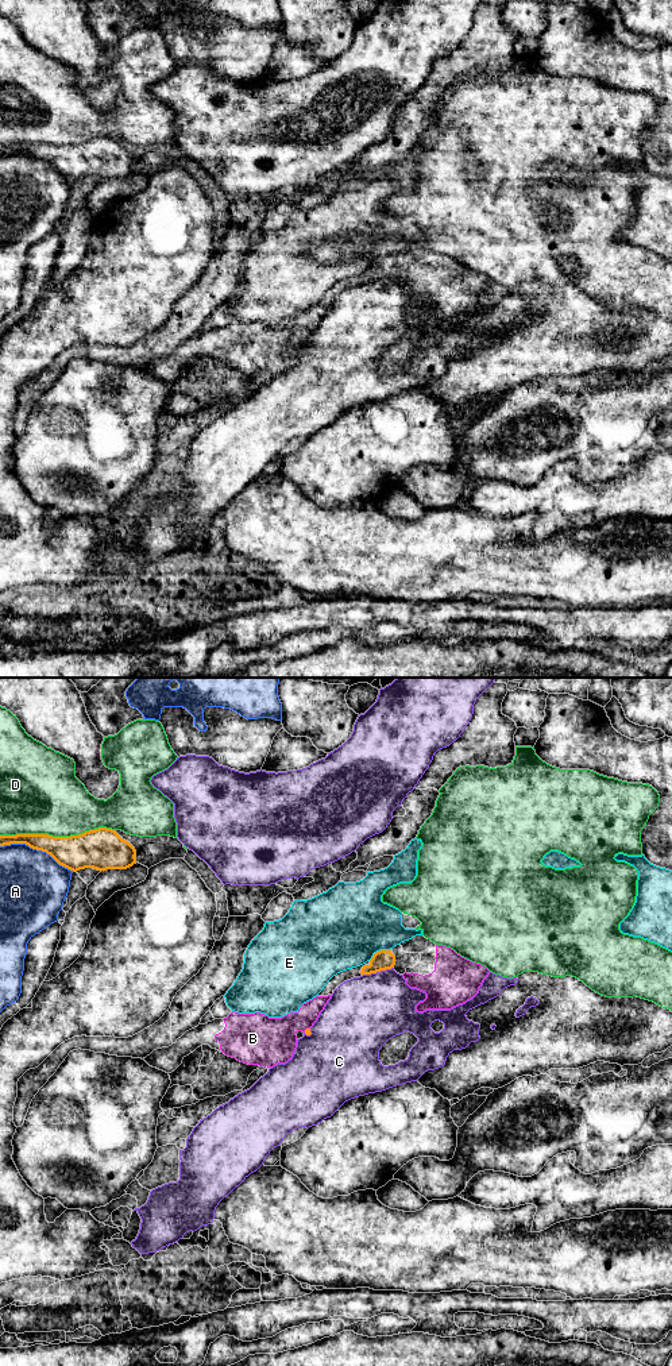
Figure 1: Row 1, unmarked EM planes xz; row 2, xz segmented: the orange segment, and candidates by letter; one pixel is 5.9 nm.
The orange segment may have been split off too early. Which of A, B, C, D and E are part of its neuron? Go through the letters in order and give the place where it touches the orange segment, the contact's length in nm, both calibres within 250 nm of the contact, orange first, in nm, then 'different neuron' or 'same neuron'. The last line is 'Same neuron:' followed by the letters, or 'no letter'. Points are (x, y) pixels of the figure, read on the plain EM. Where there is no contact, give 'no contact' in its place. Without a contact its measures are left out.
A: meets orange in xz at (37, 158); contact 460 nm long; 200 nm thick on the orange side, 400 nm on the other; different neuron
B: meets orange in xz at (306, 338); contact 50 nm long; 30 nm thick on the orange side, 280 nm on the other; same neuron
C: meets orange in xz at (377, 280); contact 200 nm long; 120 nm thick on the orange side, 420 nm on the other; different neuron
D: meets orange in xz at (57, 146); contact 700 nm long; 220 nm thick on the orange side, 440 nm on the other; different neuron
E: meets orange in xz at (379, 259); contact 150 nm long; 120 nm thick on the orange side, 460 nm on the other; different neuron
Same neuron: B

